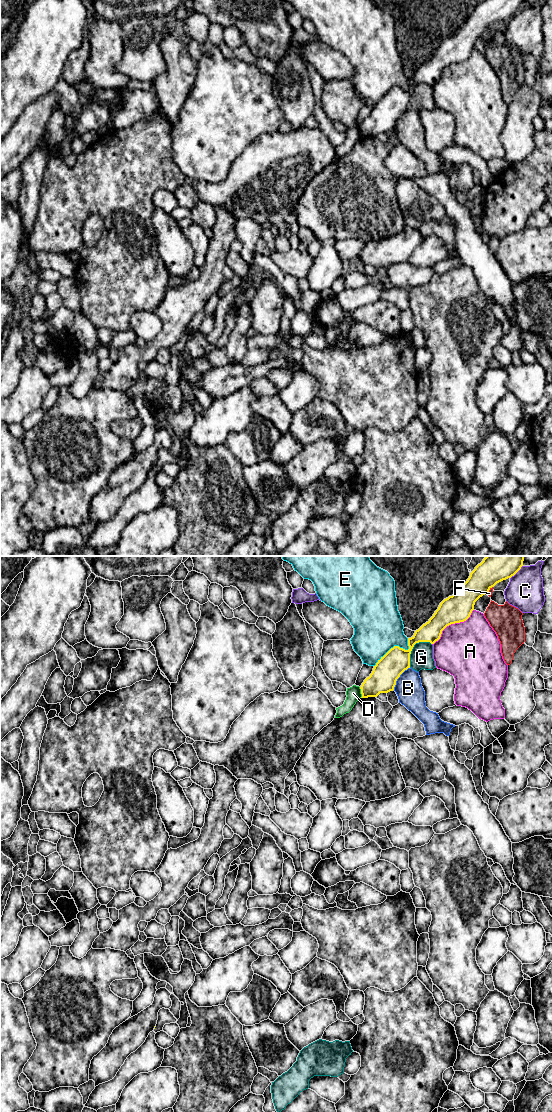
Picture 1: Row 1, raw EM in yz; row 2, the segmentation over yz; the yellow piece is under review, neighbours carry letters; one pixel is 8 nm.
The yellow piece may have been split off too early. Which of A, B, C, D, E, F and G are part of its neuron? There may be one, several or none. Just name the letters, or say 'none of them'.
D

